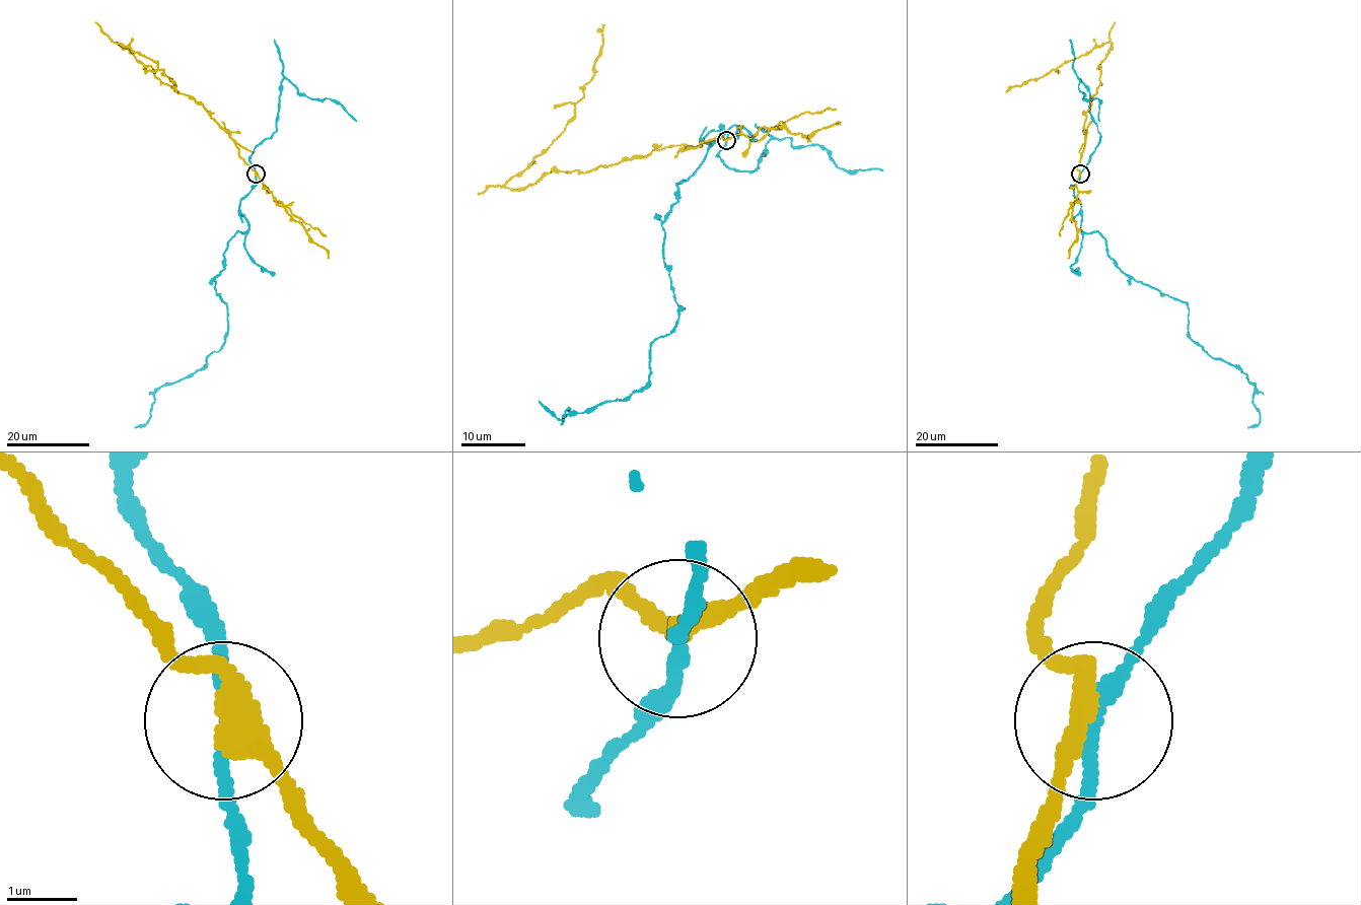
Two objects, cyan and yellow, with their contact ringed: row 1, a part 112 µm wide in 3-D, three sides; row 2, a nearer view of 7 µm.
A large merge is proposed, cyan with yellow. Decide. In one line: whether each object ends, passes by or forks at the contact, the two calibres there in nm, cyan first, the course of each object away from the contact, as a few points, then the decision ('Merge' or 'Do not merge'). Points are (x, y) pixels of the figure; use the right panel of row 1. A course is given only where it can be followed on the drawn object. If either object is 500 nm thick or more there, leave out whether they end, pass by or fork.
At the ring cyan passes by. At the ring yellow passes by. Thickness 200 nm (cyan) against 320 nm. Course of cyan: (1080, 173), (1080, 228), (1100, 233), (1120, 269), (1185, 301), (1189, 336), (1247, 375), (1260, 414), (1247, 428). Course of yellow: (1080, 173), (1077, 168), (1086, 134), (1085, 112), (1100, 83), (1100, 63), (1111, 48), (1109, 42), (1005, 92). Do not merge

